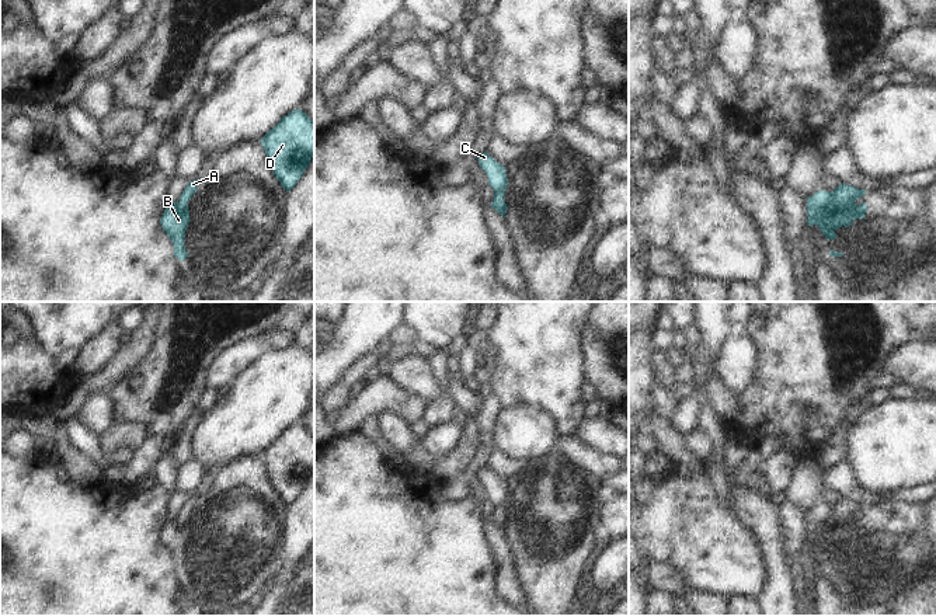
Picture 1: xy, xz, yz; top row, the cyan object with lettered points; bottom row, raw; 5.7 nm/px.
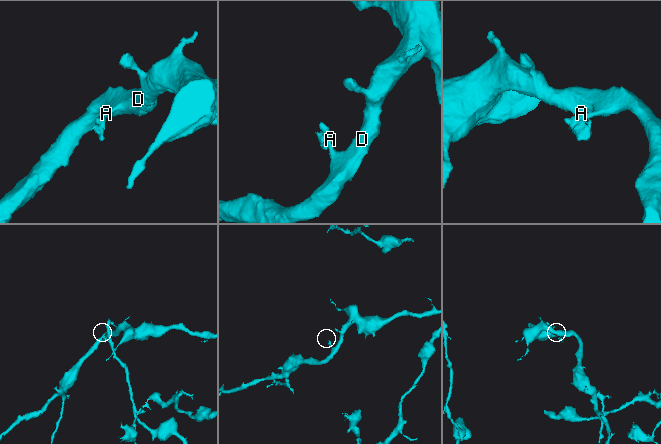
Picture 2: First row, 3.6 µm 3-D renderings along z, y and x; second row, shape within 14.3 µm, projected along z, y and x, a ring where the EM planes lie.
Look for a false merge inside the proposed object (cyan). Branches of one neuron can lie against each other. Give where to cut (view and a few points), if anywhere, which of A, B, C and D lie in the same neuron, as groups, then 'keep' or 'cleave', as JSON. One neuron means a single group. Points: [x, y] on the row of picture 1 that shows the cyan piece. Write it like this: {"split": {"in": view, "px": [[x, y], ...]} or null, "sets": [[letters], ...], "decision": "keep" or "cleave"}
{"split": {"in": "yz", "px": [[831, 192], [841, 201], [853, 205]]}, "sets": [["A", "D"], ["B", "C"]], "decision": "cleave"}

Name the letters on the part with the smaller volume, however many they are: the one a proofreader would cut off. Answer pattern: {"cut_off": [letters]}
{"cut_off": ["B", "C"]}

